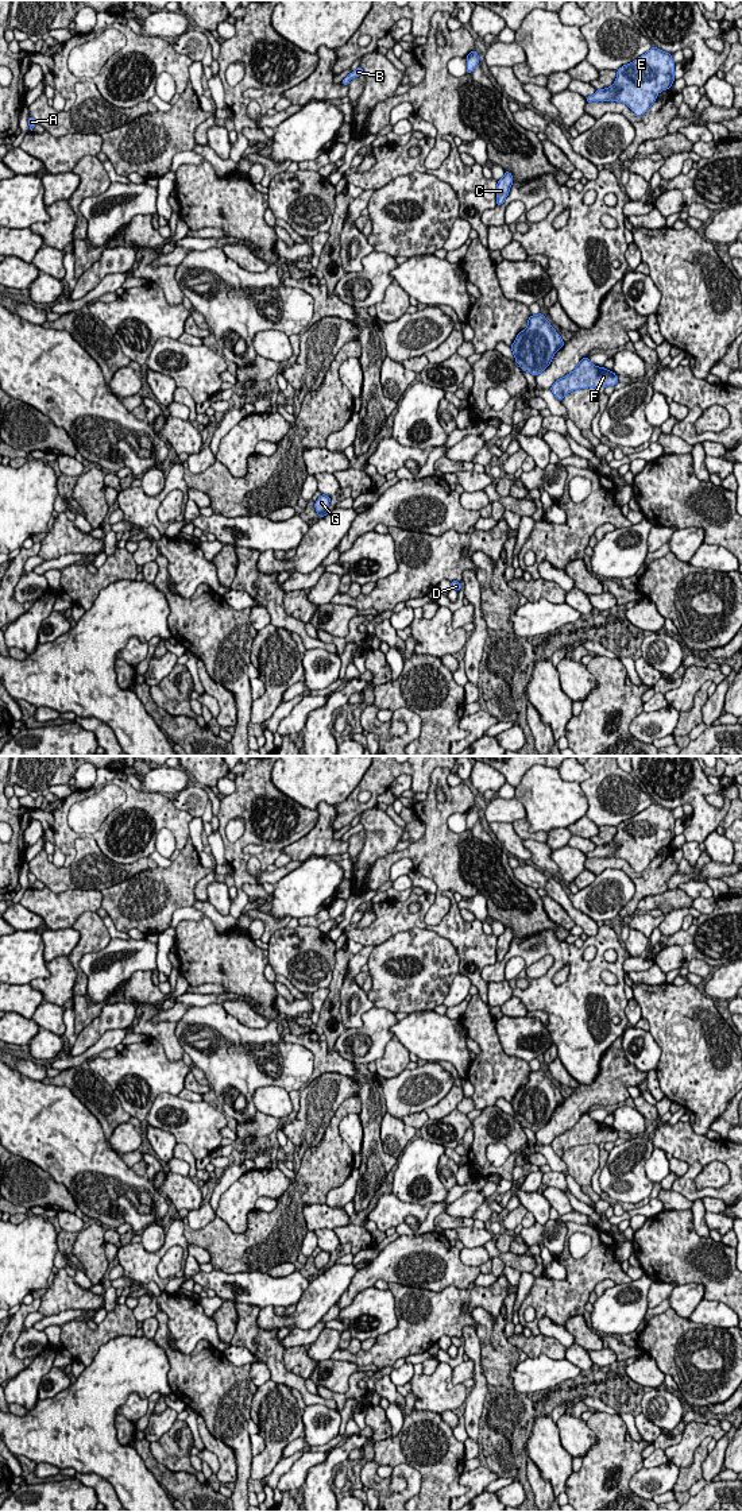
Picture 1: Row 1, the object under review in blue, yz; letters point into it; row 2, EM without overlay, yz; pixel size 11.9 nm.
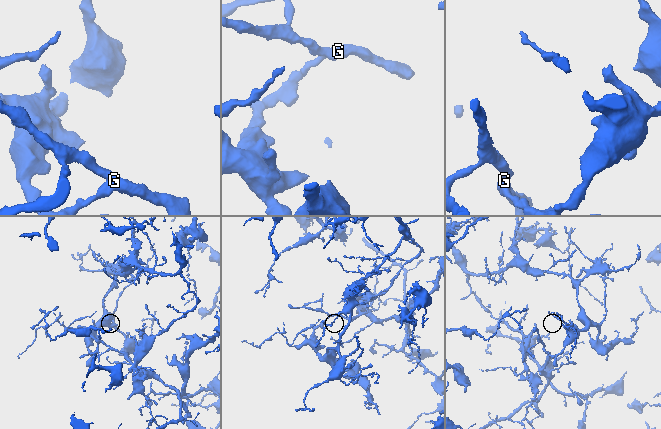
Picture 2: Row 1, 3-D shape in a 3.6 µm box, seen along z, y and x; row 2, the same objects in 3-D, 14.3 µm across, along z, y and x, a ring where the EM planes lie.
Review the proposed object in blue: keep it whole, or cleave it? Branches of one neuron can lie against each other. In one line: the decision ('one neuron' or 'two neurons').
two neurons

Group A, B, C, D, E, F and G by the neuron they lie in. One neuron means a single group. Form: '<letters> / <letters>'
A B C E F / D G

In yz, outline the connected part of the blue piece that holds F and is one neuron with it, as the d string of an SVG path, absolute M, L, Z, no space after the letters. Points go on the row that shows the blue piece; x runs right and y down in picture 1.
M587 356L583 358L573 371L557 379L550 390L561 401L568 393L580 389L615 386L619 382L614 371L595 366Z

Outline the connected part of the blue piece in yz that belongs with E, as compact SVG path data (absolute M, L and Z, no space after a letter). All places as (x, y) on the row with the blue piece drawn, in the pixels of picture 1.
M657 47L623 65L617 70L614 84L604 89L596 89L592 96L586 97L587 103L592 101L617 101L626 104L635 116L642 116L656 101L657 94L662 90L670 89L675 81L675 62L672 54L665 53Z

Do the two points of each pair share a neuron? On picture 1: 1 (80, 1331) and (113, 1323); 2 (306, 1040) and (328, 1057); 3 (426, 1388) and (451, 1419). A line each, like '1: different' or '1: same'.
1: same
2: same
3: different

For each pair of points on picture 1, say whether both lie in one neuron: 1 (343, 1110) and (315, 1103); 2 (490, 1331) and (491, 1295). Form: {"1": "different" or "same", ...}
{"1": "different", "2": "different"}

